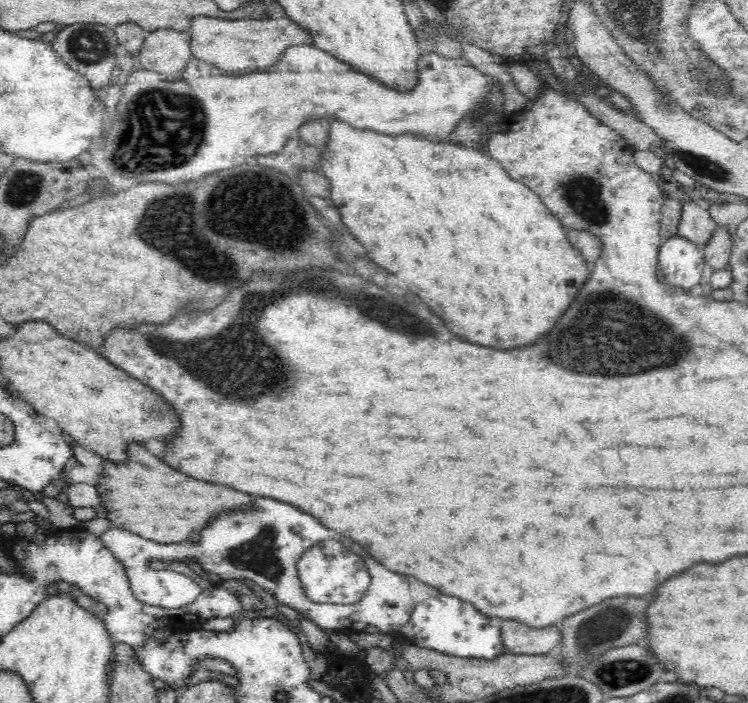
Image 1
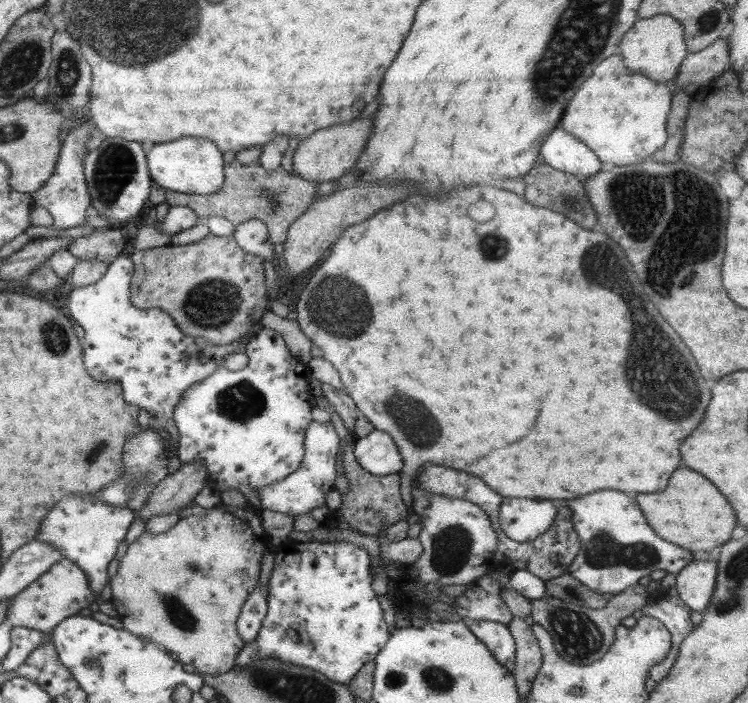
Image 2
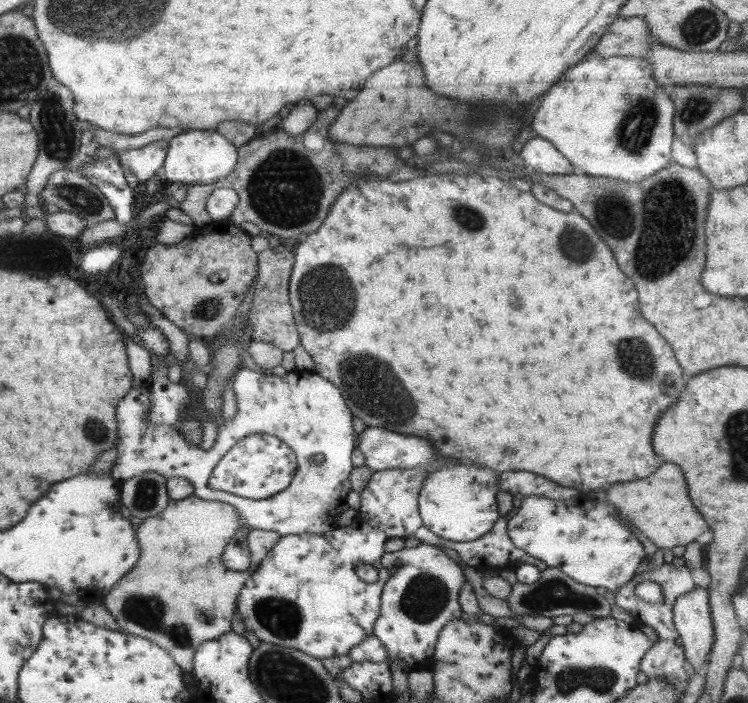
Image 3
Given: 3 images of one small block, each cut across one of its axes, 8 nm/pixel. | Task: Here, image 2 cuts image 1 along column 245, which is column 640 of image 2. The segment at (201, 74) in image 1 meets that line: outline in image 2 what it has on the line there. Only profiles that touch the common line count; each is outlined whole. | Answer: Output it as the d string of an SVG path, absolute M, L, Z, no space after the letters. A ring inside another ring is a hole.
M620 54L608 56L592 76L576 90L572 102L566 106L562 114L562 128L570 132L574 138L584 142L594 154L598 154L605 167L630 166L646 160L650 154L656 153L667 142L666 123L671 109L671 97L674 93L670 84L654 81L640 74L633 74L624 64Z

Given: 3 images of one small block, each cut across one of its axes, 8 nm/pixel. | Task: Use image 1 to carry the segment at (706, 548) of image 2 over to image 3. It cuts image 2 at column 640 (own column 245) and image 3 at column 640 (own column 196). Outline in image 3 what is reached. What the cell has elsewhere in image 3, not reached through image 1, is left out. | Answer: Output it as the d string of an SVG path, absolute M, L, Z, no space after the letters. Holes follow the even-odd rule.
M670 462L662 464L648 478L614 484L608 490L608 500L631 525L640 528L658 549L672 550L675 546L686 546L708 530L704 518L688 498L682 470Z

